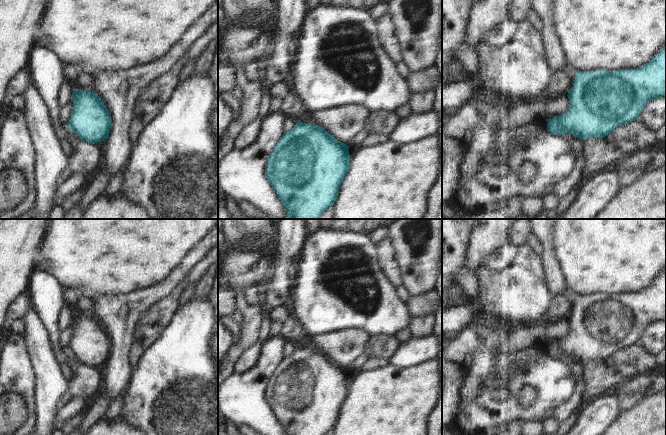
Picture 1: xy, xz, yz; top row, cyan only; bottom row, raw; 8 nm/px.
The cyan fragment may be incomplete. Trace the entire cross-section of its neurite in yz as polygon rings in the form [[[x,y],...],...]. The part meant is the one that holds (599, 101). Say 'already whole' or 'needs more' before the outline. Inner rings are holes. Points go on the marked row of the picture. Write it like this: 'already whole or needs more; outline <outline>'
needs more; outline [[[666,45],[649,63],[636,69],[576,71],[567,65],[563,71],[572,81],[569,107],[565,113],[546,119],[547,131],[557,136],[570,133],[582,140],[605,137],[618,126],[638,119],[650,100],[666,95]]]

